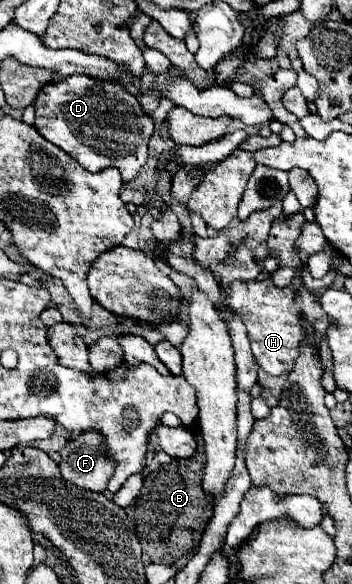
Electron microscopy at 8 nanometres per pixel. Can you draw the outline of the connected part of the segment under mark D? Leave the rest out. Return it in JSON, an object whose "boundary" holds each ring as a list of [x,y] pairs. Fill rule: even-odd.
{"boundary":[[[72,74],[62,78],[60,82],[52,82],[44,86],[36,98],[36,130],[40,136],[44,136],[48,142],[56,144],[64,152],[68,152],[82,168],[88,172],[100,172],[102,168],[114,166],[118,168],[124,182],[130,182],[136,178],[136,174],[142,170],[148,158],[148,140],[154,130],[152,118],[142,112],[140,102],[136,96],[126,94],[118,84],[100,84],[90,76],[84,74]]]}

